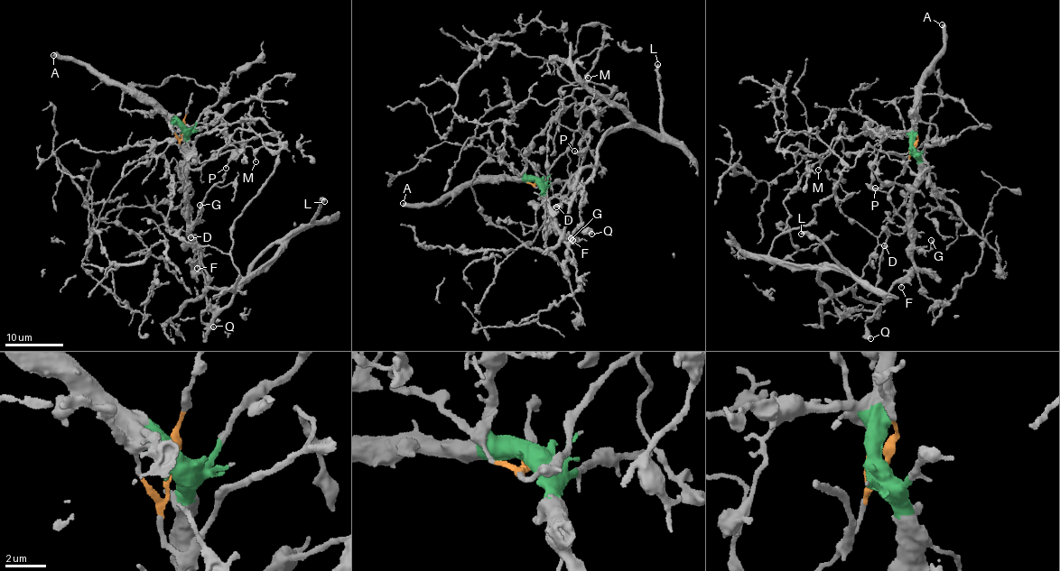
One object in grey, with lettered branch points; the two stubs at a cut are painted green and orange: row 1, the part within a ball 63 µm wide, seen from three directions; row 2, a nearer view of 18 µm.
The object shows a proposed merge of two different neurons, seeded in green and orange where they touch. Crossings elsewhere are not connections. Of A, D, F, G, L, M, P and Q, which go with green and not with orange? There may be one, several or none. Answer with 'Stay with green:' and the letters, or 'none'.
Stay with green: A, F, G, P, Q

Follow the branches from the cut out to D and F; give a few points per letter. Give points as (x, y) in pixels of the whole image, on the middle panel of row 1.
D: (536, 183), (613, 87), (579, 112), (574, 90), (593, 88), (629, 123), (605, 135), (593, 171), (556, 207)
F: (536, 183), (562, 241), (572, 240)

